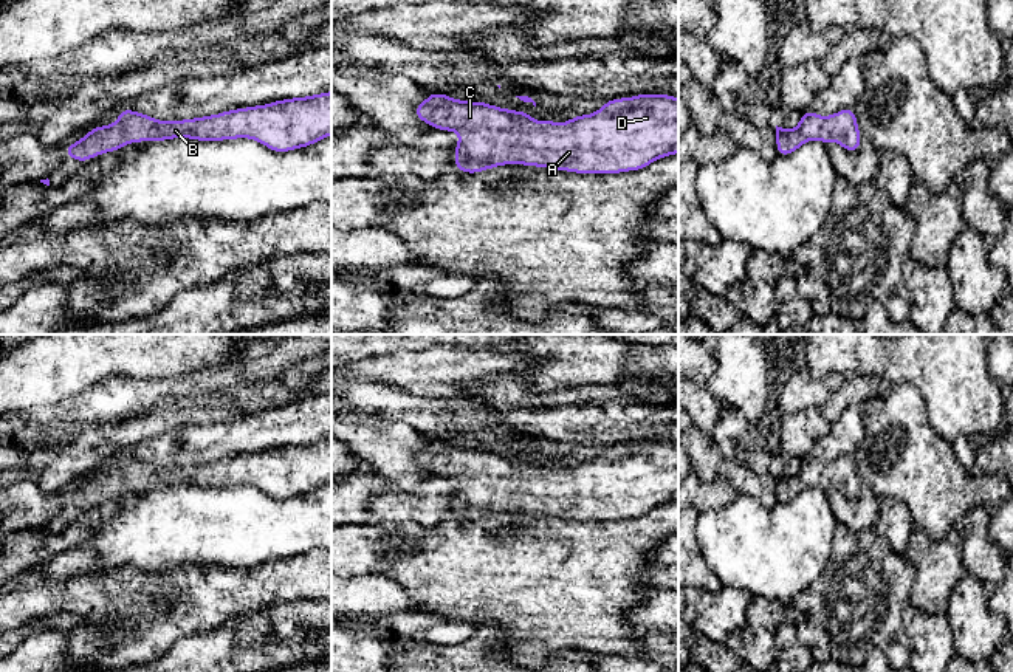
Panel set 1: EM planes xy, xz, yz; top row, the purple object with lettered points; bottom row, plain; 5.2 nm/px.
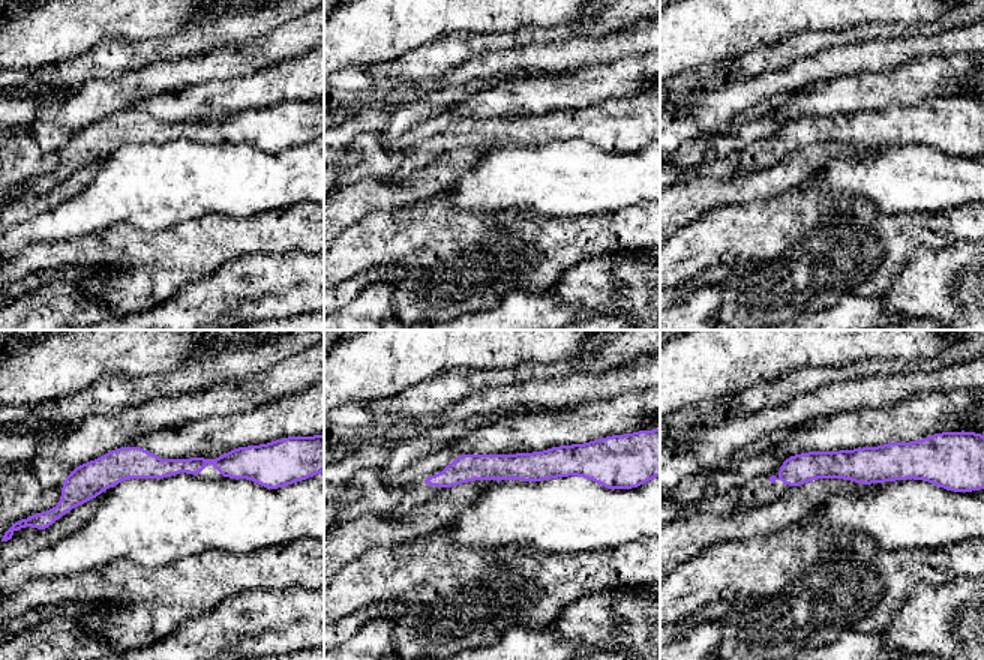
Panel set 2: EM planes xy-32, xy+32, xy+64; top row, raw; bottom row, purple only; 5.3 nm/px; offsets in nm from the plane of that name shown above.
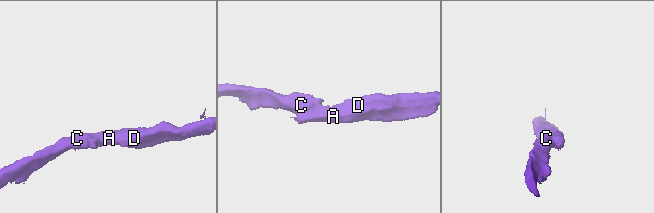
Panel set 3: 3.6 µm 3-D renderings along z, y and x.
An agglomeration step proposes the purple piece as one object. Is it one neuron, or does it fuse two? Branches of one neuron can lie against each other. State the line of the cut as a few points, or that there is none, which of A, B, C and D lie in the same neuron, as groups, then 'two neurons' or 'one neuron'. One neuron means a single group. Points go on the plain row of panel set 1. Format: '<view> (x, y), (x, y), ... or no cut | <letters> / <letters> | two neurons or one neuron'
no cut | A B C D | one neuron

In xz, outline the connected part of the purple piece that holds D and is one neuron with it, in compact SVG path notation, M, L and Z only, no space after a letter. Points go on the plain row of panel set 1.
M429 440L414 460L435 477L462 482L454 492L454 509L463 520L479 520L505 511L573 520L623 520L643 517L660 505L678 500L678 446L666 440L604 447L598 458L570 465L561 472L553 465L537 469L527 458L460 447L445 440Z

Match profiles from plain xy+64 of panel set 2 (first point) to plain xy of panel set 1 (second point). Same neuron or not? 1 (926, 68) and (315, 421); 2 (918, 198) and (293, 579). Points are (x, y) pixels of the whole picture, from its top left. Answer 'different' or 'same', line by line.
1: same
2: different

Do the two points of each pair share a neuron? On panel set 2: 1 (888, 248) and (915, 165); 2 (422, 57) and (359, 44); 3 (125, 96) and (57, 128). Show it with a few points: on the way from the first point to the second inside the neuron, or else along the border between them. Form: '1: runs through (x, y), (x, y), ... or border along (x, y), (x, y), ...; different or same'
1: border along (867, 200), (888, 213), (936, 212); different
2: border along (437, 39), (392, 62); different
3: runs through (108, 96), (98, 98), (74, 114); same

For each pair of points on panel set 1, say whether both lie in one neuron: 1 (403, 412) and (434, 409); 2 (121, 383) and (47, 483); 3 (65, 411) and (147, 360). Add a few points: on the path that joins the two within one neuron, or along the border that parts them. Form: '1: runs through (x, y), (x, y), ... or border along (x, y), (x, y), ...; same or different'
1: runs through (411, 411), (426, 411); same
2: border along (103, 421), (85, 425); different
3: border along (129, 377), (106, 377), (89, 387); different

